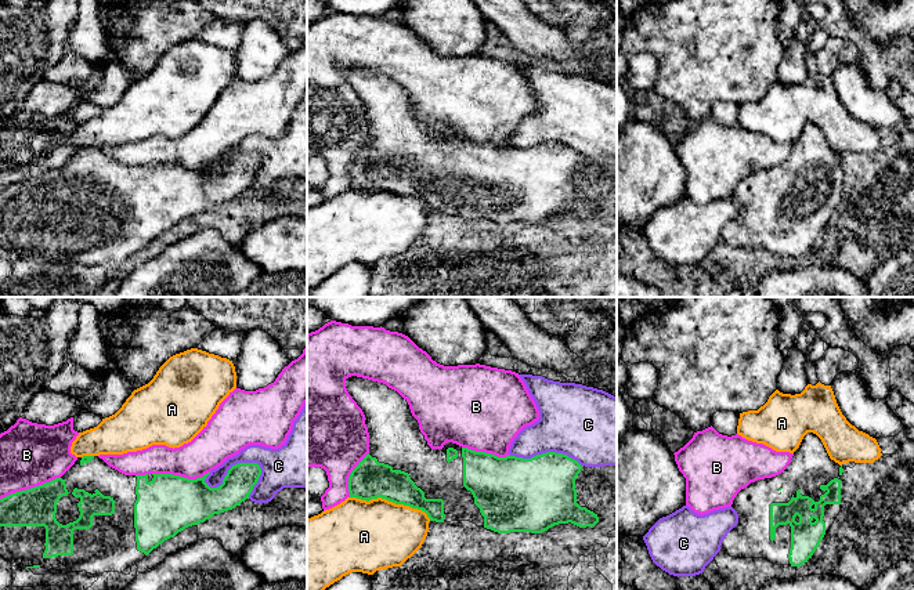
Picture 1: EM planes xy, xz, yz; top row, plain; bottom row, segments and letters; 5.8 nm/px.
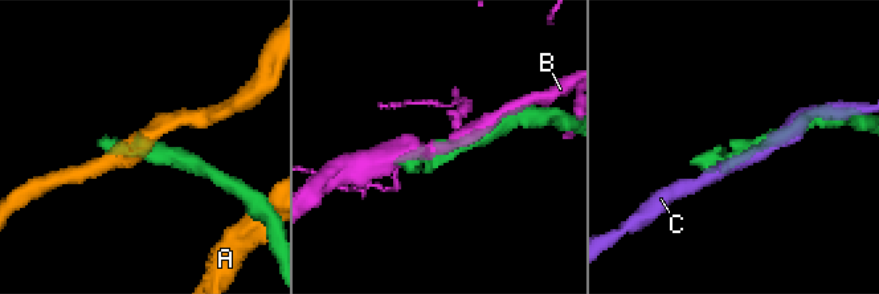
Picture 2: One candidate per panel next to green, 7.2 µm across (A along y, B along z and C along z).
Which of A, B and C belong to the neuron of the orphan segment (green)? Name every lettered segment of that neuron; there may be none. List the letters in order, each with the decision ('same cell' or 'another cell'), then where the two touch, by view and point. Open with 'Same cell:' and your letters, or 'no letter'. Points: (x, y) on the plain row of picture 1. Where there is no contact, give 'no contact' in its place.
Same cell: no letter
A: another cell | xz (392, 191)
B: another cell | xy (31, 178)
C: another cell | xy (230, 159)

